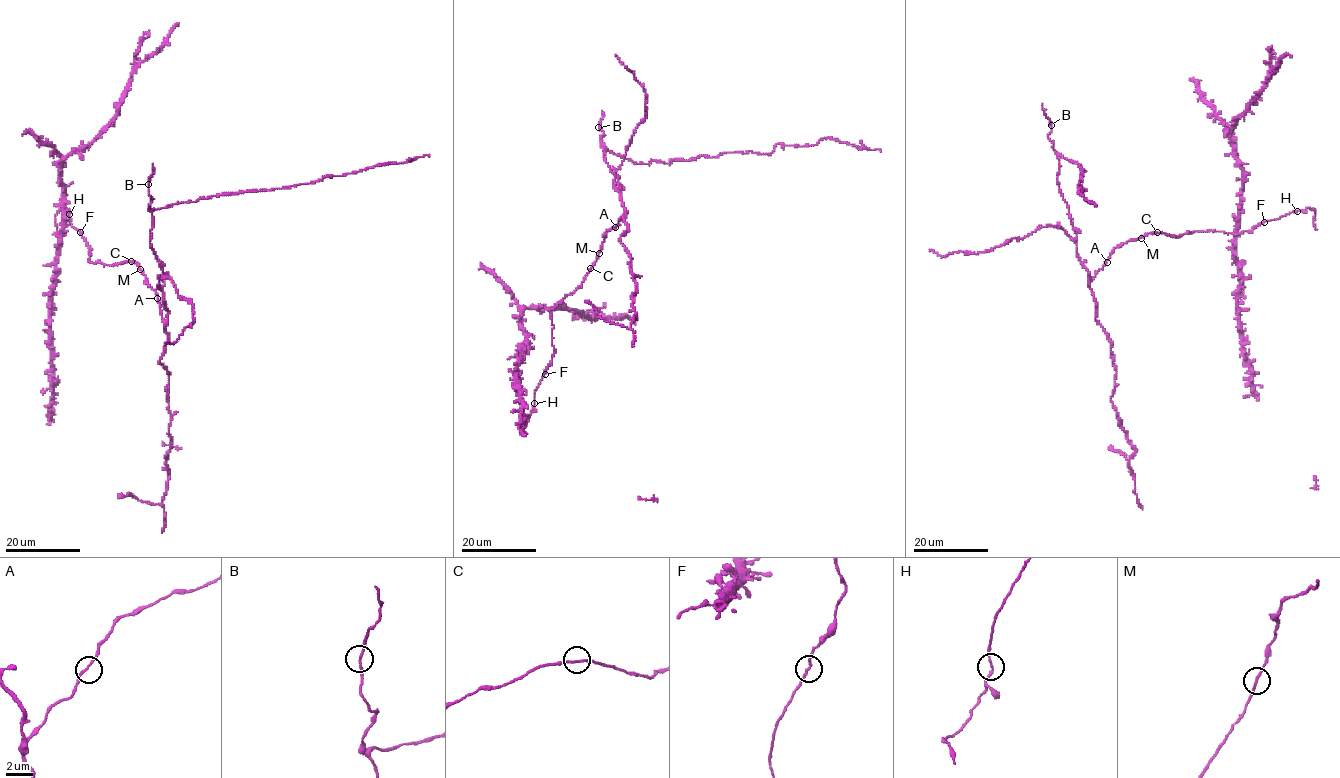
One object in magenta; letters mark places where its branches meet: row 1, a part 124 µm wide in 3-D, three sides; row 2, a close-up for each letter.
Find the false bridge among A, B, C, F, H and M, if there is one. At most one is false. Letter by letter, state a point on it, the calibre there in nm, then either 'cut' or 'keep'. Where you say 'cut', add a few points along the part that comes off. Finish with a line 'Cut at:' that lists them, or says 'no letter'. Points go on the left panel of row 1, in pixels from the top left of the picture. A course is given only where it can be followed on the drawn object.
A: (157, 298) | 160 nm | keep
B: (148, 184) | 160 nm | keep
C: (131, 261) | 170 nm | keep
F: (80, 232) | 160 nm | keep
H: (69, 214) | 170 nm | keep
M: (140, 269) | 160 nm | keep
Cut at: no letter

